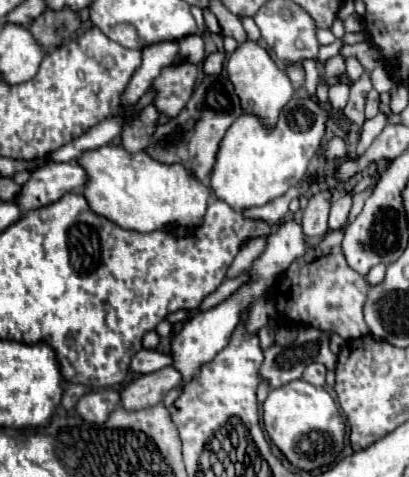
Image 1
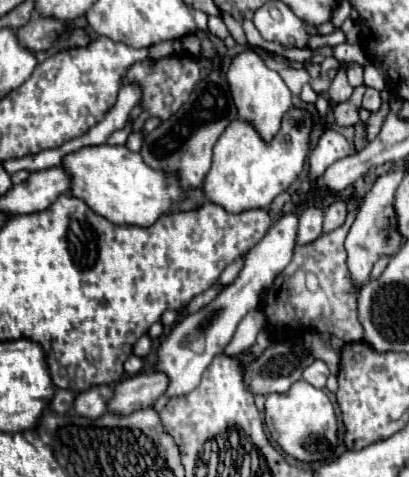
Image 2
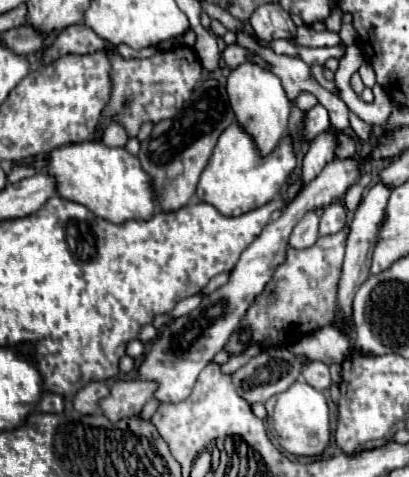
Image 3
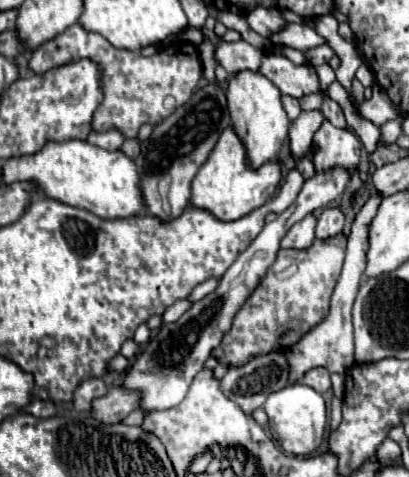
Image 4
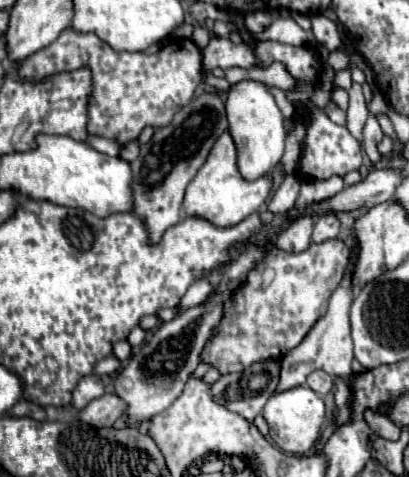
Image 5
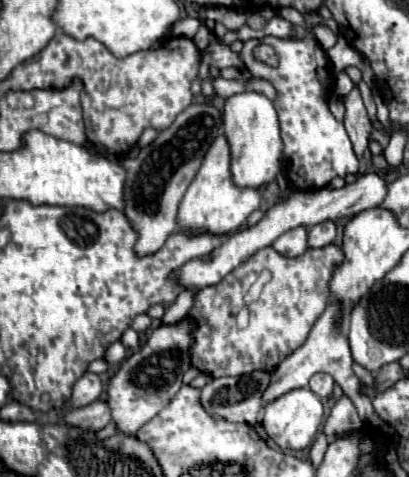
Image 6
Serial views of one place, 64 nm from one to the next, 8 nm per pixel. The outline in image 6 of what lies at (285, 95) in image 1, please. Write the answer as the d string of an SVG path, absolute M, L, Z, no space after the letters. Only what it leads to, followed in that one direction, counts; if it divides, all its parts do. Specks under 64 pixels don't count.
M256 92L230 96L224 104L224 136L230 144L230 172L236 186L262 190L274 182L282 164L282 140L272 100Z

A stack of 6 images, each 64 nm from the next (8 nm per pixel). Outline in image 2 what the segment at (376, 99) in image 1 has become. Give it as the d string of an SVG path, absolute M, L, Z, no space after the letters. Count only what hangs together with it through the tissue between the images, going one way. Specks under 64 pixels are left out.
M366 88L362 106L366 106L366 110L370 110L370 112L378 112L378 108L380 108L380 94L374 88Z

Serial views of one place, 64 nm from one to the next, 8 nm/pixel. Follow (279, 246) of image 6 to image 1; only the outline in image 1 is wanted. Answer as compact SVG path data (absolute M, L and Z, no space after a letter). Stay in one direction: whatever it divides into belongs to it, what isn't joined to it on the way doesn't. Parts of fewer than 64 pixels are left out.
M330 192L316 194L302 216L302 232L306 238L324 236L328 232L328 210L330 210Z

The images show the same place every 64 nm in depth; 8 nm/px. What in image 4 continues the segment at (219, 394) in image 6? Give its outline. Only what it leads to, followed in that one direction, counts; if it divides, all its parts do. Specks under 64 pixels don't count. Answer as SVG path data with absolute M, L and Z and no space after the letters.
M272 352L268 356L258 356L254 360L250 360L246 366L240 368L230 368L228 374L220 380L220 388L224 392L226 398L230 398L232 402L236 402L244 414L252 416L252 412L260 406L264 406L266 398L272 392L282 390L284 386L288 386L288 362L286 356L282 352Z

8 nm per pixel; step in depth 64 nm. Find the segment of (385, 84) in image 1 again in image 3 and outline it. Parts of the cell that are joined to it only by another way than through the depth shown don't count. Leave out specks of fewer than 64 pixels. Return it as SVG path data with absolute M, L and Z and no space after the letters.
M364 62L364 64L360 66L360 70L358 70L358 74L360 74L360 78L362 78L362 82L364 82L364 86L368 86L368 88L372 88L372 86L376 84L376 76L374 76L374 72L372 72L372 66L370 66L368 62Z

